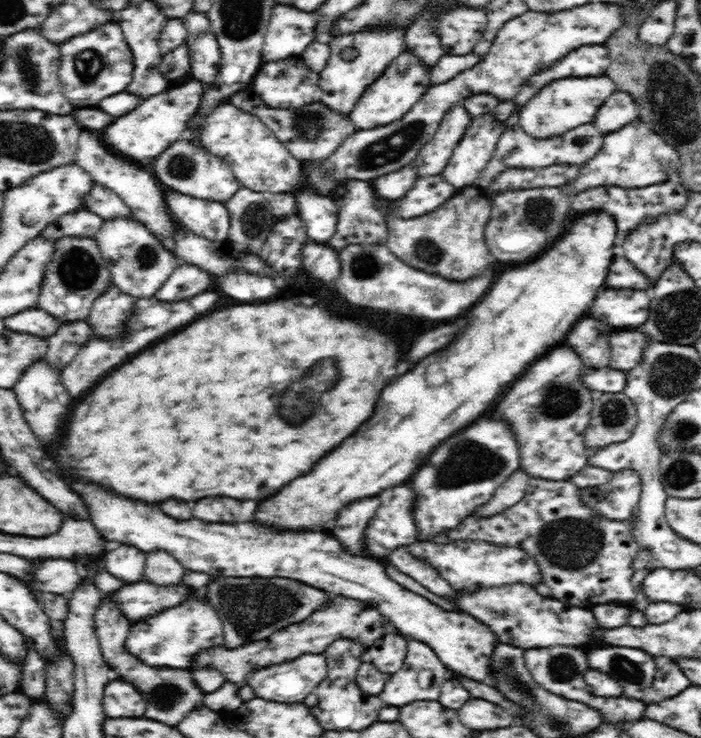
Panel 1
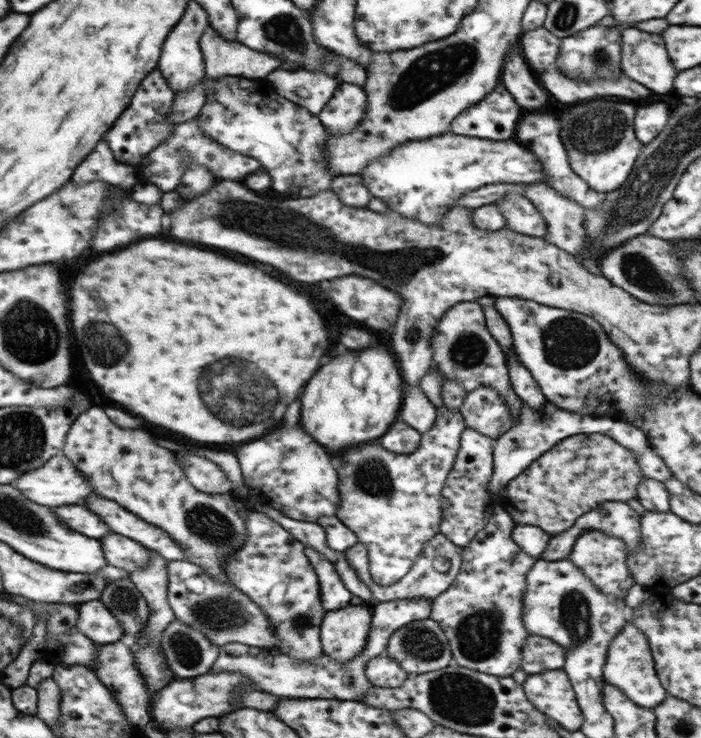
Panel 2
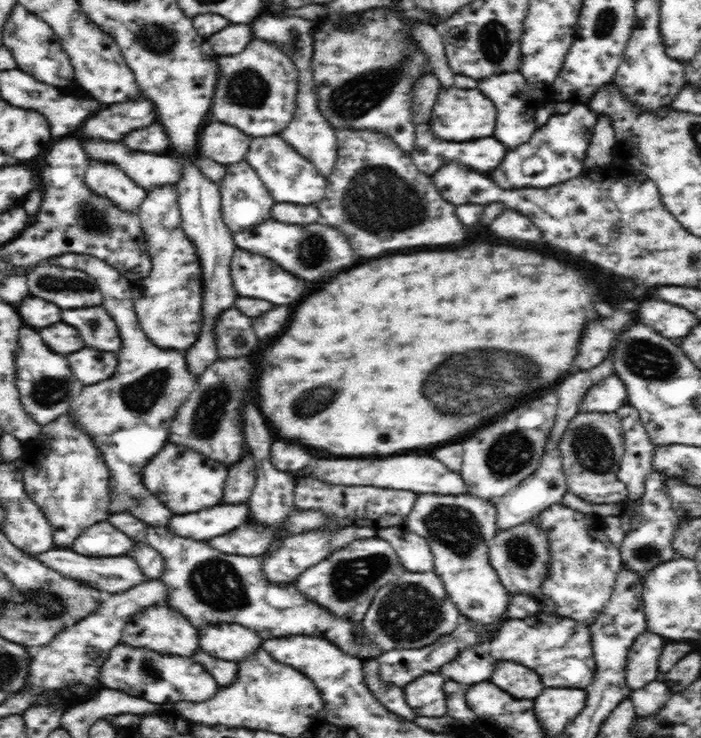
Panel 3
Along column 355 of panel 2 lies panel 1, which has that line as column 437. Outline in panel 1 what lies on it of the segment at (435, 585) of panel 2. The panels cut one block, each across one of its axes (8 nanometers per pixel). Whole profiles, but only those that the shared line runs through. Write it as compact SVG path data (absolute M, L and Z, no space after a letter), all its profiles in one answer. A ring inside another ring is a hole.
M417 540L407 547L410 555L418 557L451 584L456 592L476 592L486 588L500 588L523 583L534 586L542 582L538 565L520 546L494 546L486 540L456 540L450 544L434 544L429 540Z

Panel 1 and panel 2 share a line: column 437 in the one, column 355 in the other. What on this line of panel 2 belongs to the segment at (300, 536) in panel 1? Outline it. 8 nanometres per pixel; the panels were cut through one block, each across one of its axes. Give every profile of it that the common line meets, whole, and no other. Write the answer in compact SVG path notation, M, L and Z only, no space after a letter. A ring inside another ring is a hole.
M365 603L350 604L335 611L326 611L319 633L323 652L340 663L360 656L368 641L372 607Z

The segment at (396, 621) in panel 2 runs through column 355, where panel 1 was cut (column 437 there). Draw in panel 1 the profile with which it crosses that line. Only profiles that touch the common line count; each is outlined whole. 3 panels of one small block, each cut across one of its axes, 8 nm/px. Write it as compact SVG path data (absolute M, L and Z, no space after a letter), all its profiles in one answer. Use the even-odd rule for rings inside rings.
M408 639L404 668L392 674L384 686L380 698L390 706L404 706L414 700L436 700L440 696L440 686L450 680L454 673L447 669L434 654L432 648L419 640ZM420 670L430 670L434 674L430 688L420 688Z

